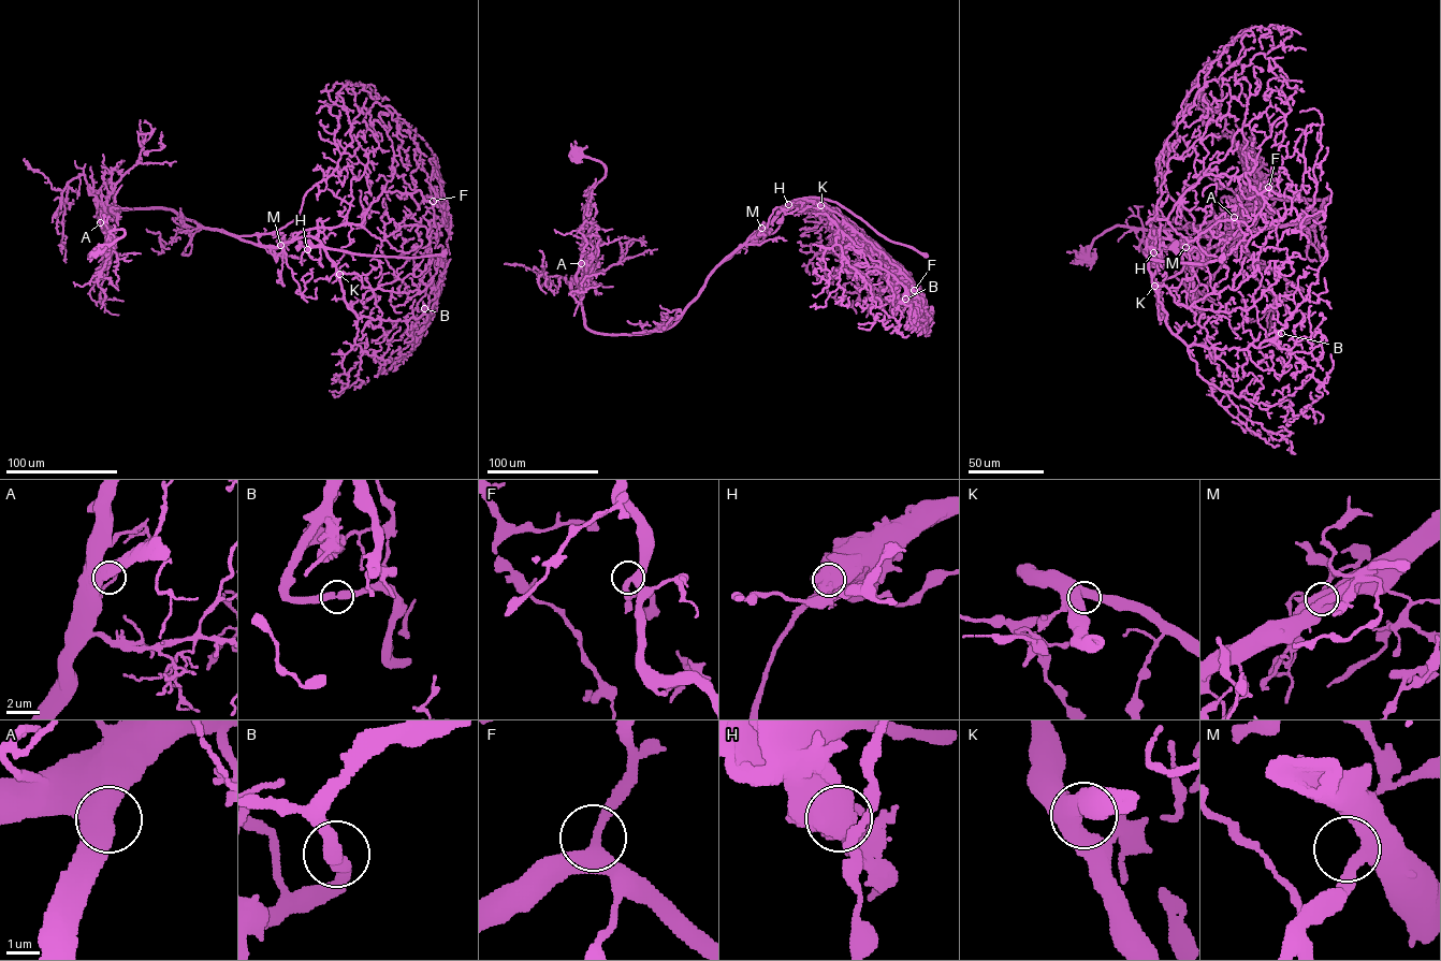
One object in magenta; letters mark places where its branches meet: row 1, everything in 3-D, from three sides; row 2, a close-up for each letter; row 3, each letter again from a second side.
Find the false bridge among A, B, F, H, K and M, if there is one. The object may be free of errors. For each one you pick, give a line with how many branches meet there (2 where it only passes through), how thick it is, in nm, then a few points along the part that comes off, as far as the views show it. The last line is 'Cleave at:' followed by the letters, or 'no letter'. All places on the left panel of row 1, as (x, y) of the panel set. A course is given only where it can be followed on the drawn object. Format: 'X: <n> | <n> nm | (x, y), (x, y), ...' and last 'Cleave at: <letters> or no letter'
H: 2 | 750 nm | (307, 249), (322, 247), (355, 253), (409, 257), (440, 255), (446, 249)
Cleave at: H

